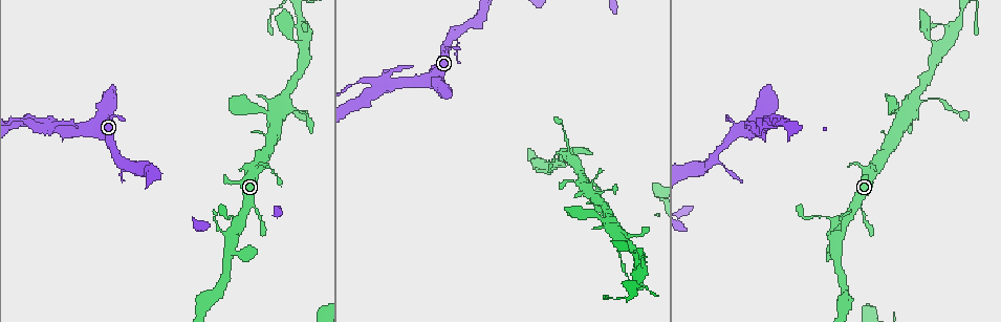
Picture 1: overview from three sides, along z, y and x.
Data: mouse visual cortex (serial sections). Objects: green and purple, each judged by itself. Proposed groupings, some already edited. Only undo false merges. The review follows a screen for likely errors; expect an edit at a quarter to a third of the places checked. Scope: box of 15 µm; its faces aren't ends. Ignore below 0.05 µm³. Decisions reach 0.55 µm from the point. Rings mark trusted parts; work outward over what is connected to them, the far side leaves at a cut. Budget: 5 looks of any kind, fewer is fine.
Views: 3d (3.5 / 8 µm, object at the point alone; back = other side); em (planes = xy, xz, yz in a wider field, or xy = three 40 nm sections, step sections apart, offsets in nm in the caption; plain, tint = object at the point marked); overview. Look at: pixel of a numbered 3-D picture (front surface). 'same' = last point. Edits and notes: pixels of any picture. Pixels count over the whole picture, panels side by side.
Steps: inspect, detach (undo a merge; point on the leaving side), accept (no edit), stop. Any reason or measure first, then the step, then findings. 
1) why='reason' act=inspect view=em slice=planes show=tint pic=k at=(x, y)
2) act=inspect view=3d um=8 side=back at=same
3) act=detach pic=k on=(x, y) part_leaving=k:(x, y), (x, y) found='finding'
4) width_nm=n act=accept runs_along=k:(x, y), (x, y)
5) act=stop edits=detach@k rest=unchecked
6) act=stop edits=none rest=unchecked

why='sharp bend' act=inspect view=3d um=3.5 pic=1 at=(230, 249)

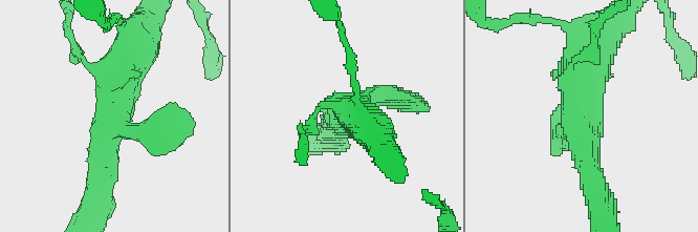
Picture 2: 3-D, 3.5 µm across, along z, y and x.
arms=3 arm_widths_nm=300,350,500 act=inspect view=em slice=planes show=tint pic=2 at=(582, 120)

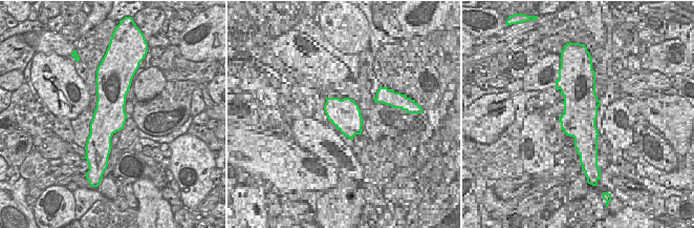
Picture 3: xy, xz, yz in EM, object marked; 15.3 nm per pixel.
act=accept runs_along=2:(131, 54), (103, 138), (100, 186) found='all the same cell'

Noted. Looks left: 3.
why='thick turns thin' act=inspect view=3d um=3.5 pic=1 at=(913, 100)

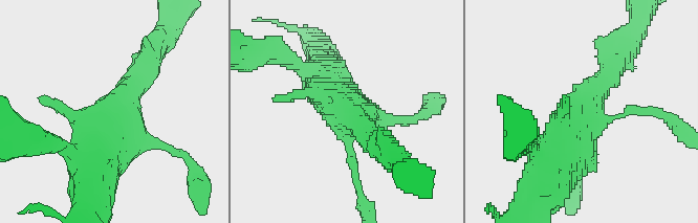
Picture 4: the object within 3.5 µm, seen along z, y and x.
why='shape alone is not enough' act=inspect view=em slice=xy step=1 show=tint pic=4 at=(583, 116)

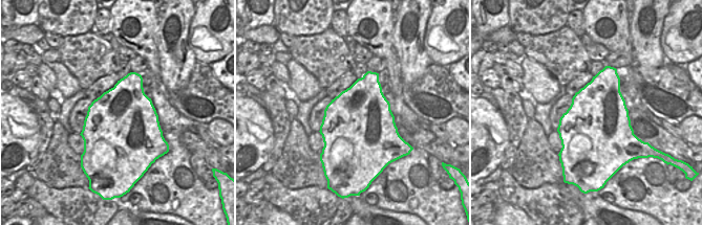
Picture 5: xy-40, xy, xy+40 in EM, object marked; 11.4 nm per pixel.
act=accept runs_along=4:(542, 193), (604, 80) found='one cell here'

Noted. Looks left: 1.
act=stop edits=none rest=unchecked

